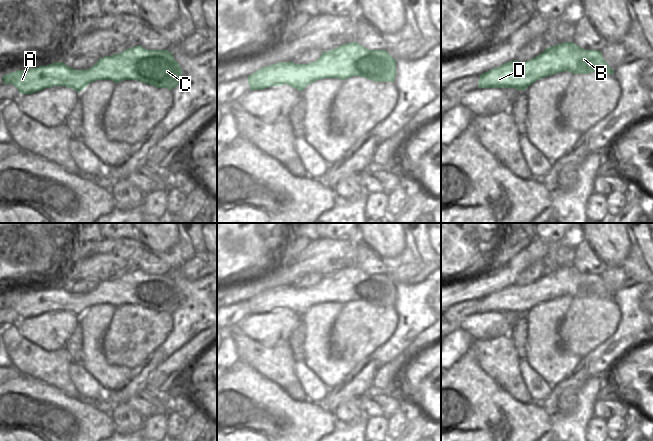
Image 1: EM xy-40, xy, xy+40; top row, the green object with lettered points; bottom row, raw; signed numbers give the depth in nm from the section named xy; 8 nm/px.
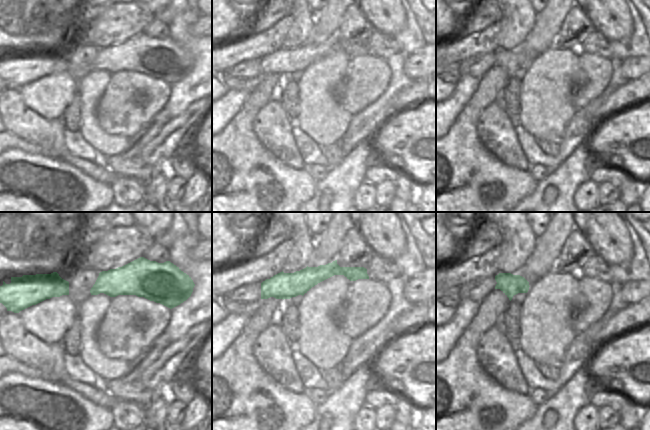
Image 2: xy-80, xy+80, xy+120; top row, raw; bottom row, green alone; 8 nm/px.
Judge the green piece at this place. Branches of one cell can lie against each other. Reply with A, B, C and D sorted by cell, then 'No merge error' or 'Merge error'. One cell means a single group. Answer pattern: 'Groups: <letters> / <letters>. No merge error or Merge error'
Groups: A B C D. No merge error

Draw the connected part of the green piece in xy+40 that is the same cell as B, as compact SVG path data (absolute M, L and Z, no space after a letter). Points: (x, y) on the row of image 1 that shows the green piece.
M573 42L546 48L527 62L513 60L480 75L478 88L515 88L525 90L541 78L569 71L573 74L614 74L602 53L585 50Z

